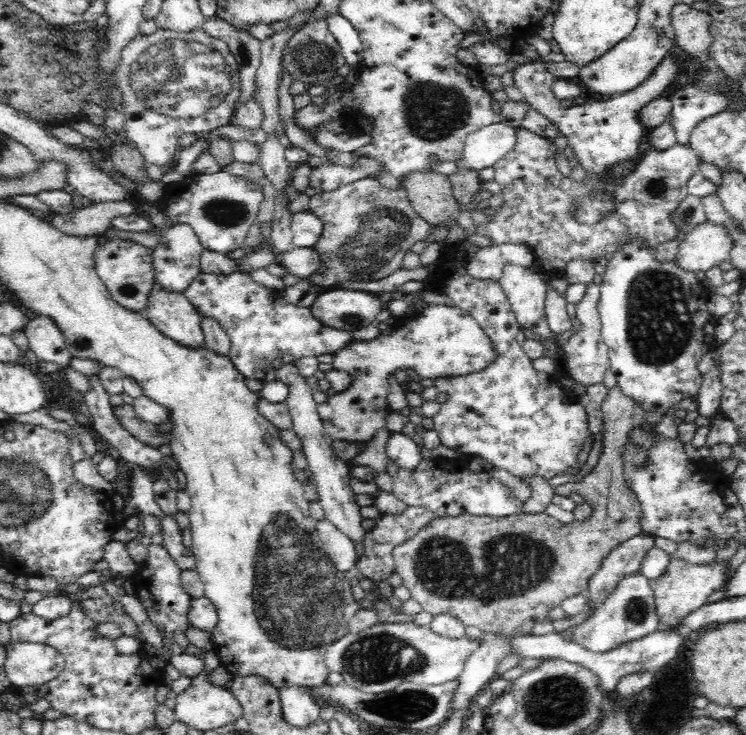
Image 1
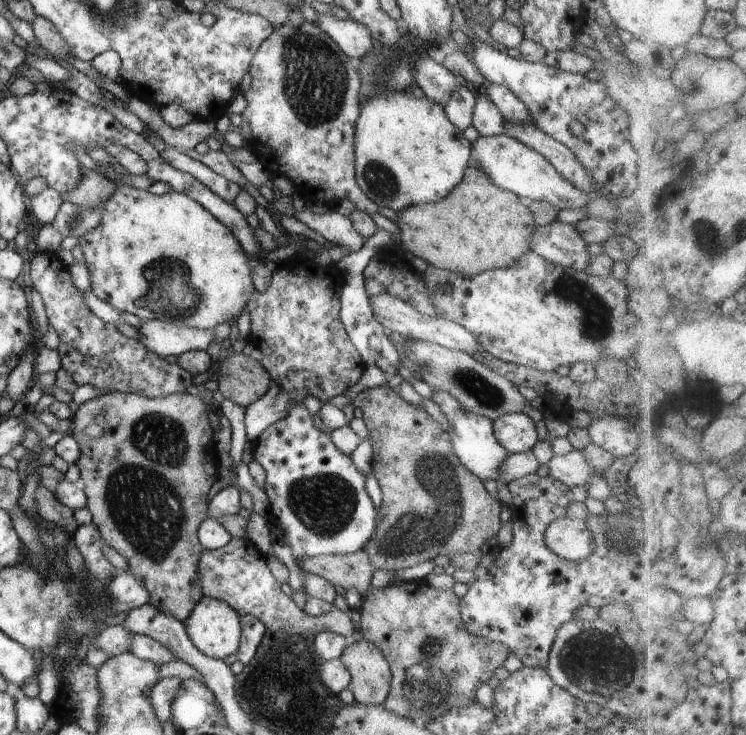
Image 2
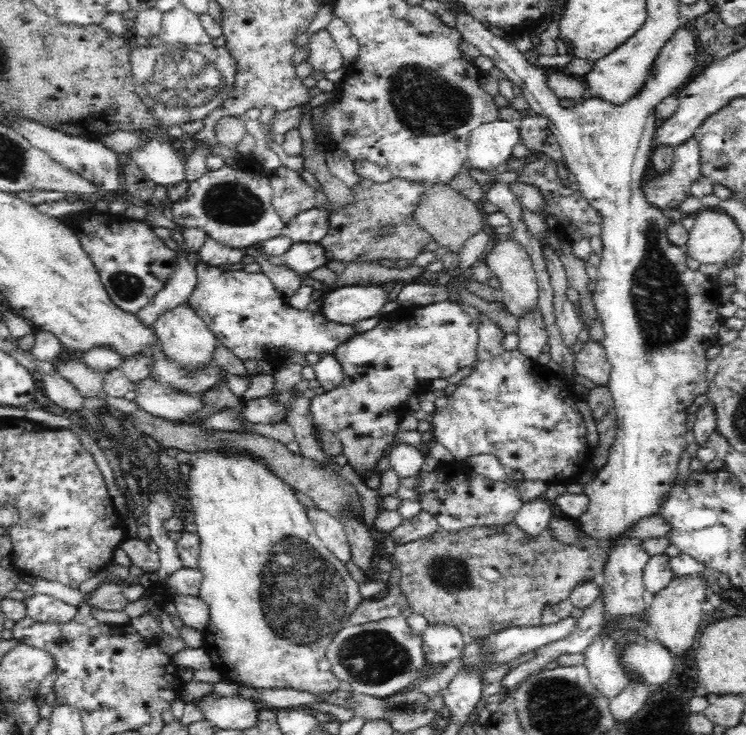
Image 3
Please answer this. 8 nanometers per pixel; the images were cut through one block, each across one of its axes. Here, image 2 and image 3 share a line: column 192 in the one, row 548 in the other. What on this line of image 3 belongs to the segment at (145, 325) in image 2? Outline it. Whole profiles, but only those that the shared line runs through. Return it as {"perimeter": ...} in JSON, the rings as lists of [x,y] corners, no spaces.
{"perimeter":[[[315,505],[306,507],[305,511],[326,548],[344,564],[351,560],[351,547],[344,525],[334,515],[320,510]]]}

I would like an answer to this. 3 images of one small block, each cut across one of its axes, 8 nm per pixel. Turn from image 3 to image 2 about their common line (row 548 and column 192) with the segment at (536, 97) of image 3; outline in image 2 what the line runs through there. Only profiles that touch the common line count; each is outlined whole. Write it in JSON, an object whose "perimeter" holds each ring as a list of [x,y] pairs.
{"perimeter":[[[202,596],[188,620],[185,622],[185,634],[200,652],[209,658],[230,662],[241,642],[240,616],[226,602],[216,598]]]}

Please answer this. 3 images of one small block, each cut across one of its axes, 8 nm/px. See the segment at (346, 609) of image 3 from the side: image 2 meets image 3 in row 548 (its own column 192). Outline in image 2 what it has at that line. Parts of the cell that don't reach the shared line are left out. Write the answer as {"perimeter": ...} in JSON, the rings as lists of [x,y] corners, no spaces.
{"perimeter":[[[117,186],[104,204],[102,222],[88,230],[78,245],[84,253],[92,292],[116,310],[136,315],[142,322],[157,319],[192,328],[215,329],[218,324],[236,322],[254,294],[249,256],[236,236],[198,202],[175,191],[156,196],[148,190]]]}

